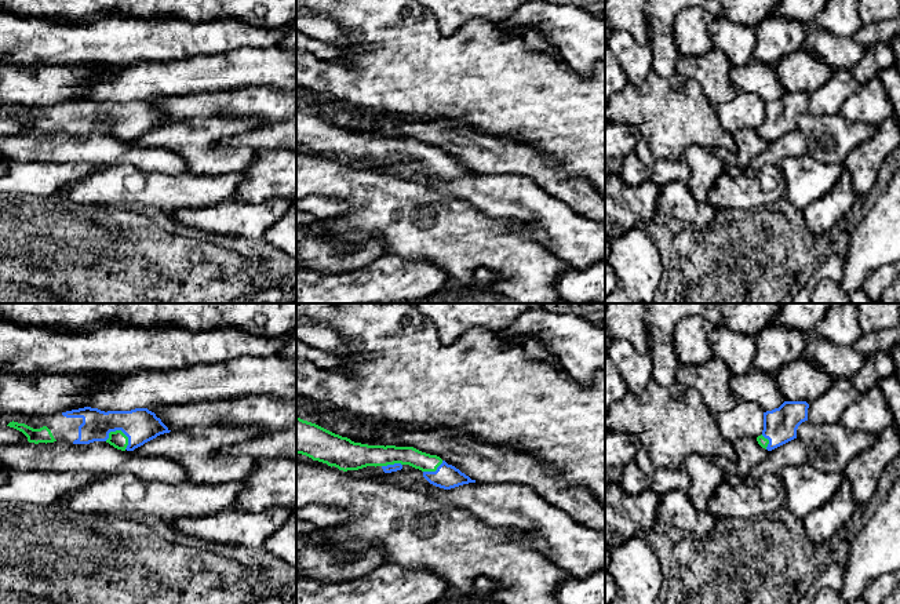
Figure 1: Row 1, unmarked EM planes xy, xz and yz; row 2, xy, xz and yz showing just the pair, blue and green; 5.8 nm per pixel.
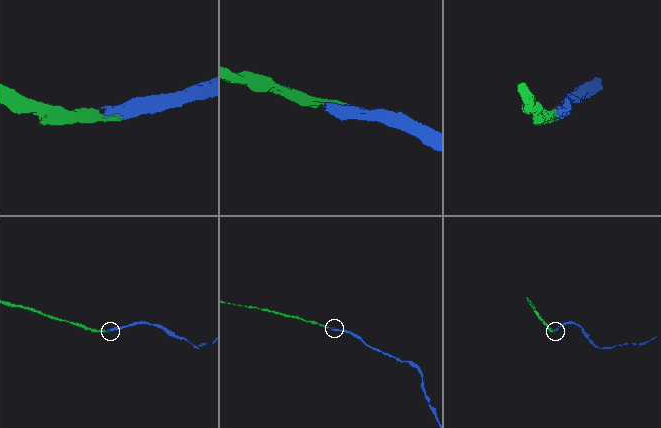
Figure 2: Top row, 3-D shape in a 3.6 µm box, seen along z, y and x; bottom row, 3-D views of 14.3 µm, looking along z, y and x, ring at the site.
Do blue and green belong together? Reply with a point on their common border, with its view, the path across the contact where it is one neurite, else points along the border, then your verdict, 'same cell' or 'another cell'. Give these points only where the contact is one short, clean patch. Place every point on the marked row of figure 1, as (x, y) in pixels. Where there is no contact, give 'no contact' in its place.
contact xy (119, 429); way xy (139, 425), (133, 429), (119, 429), (117, 439); same cell

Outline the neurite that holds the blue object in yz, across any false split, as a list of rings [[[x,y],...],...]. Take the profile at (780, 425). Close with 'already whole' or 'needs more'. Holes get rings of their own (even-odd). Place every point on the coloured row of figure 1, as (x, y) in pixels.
[[[784,401],[779,408],[764,412],[764,430],[757,437],[758,444],[772,451],[797,439],[798,426],[808,421],[806,401]]] | needs more

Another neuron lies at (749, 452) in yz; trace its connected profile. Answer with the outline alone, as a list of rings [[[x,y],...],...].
[[[742,437],[736,440],[733,448],[736,455],[733,461],[722,456],[713,459],[715,466],[725,474],[747,477],[750,476],[750,470],[768,455],[768,450],[762,448],[754,437]]]

